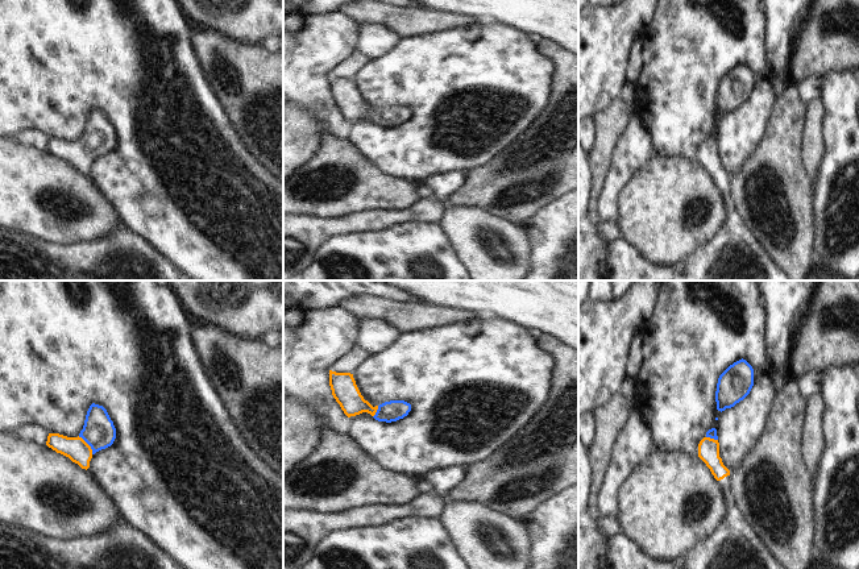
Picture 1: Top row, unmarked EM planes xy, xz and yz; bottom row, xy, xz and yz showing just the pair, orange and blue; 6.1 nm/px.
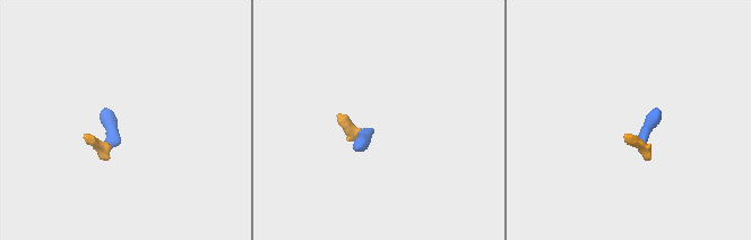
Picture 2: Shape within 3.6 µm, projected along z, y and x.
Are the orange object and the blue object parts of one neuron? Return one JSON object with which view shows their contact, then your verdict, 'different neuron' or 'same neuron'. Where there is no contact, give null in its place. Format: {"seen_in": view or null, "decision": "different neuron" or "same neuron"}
{"seen_in": "xy", "decision": "same neuron"}

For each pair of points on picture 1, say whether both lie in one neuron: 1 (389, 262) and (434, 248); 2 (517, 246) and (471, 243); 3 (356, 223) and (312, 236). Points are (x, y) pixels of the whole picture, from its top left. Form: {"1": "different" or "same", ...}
{"1": "same", "2": "same", "3": "same"}

